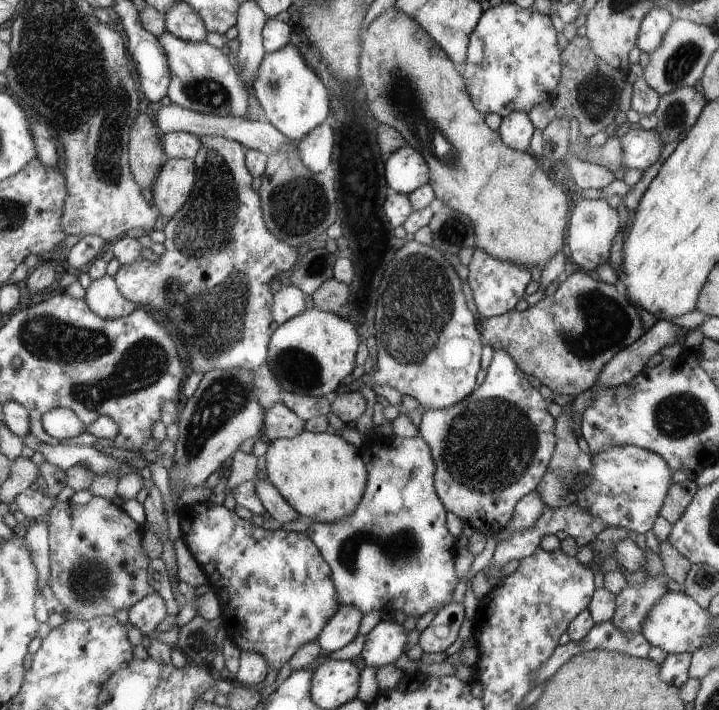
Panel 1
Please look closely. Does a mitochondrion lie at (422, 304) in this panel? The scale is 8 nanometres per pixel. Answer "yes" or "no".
yes

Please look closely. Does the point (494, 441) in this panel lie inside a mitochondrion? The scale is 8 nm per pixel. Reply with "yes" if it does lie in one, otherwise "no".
yes

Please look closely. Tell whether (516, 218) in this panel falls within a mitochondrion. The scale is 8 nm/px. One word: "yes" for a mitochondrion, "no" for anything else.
no

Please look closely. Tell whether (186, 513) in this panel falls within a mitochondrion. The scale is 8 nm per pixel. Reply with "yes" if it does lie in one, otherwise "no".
no

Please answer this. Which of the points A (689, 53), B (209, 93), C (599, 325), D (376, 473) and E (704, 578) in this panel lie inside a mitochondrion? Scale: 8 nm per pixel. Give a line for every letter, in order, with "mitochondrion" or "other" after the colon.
A: mitochondrion
B: mitochondrion
C: mitochondrion
D: other
E: mitochondrion

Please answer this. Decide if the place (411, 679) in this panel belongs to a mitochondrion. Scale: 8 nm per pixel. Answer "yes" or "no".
no

